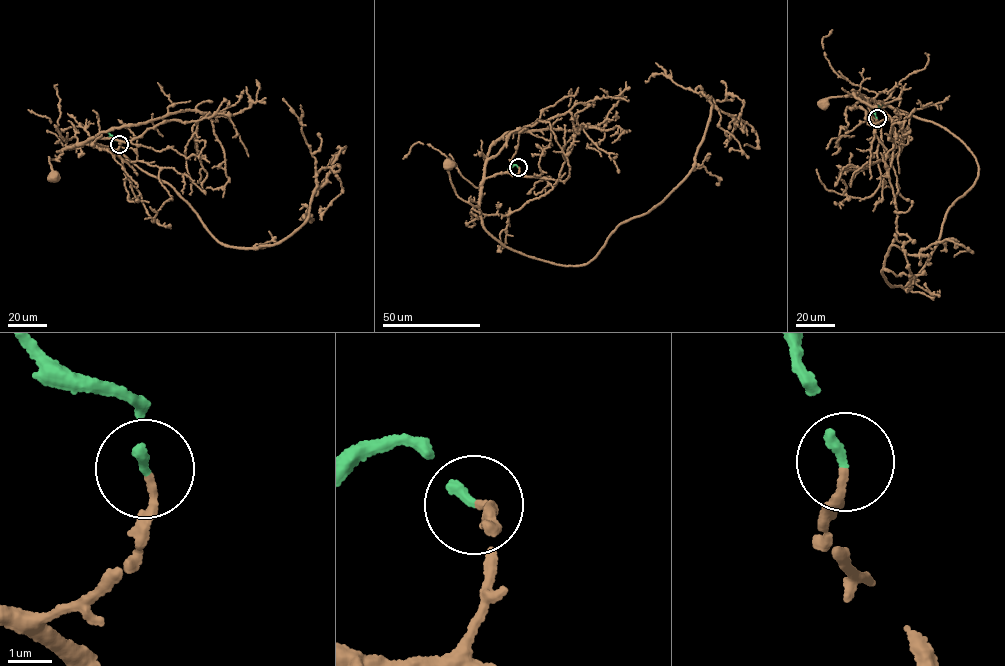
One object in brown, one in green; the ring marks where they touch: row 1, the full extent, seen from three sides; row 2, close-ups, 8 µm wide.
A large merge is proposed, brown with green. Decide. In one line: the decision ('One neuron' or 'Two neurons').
One neuron

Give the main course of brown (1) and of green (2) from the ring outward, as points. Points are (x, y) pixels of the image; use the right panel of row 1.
1: (876, 118), (869, 102), (882, 102), (886, 105), (874, 106), (860, 96), (847, 96), (823, 103)
2: (876, 118), (874, 113), (881, 105)

